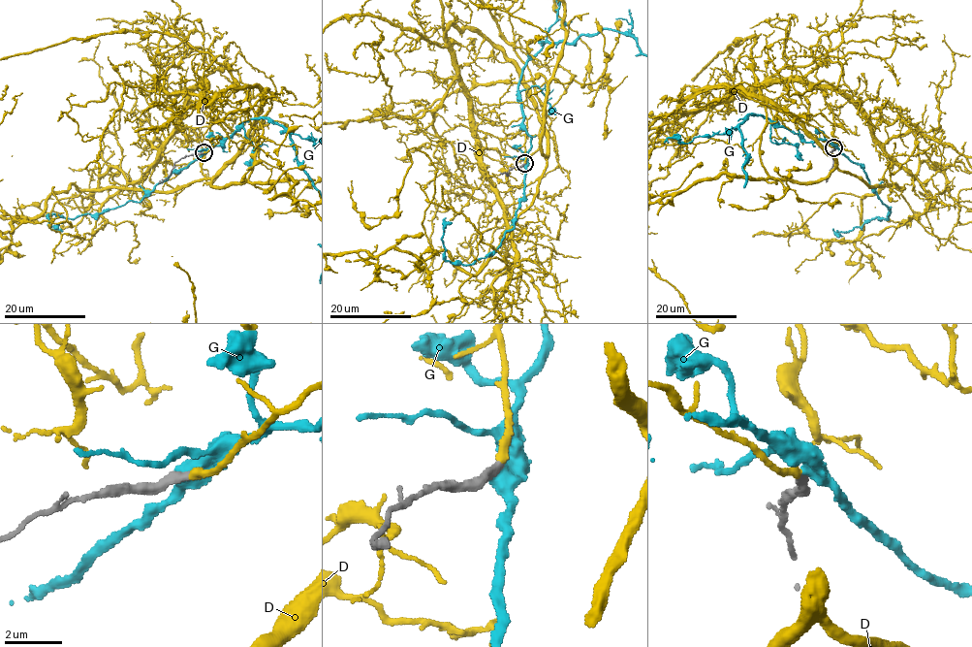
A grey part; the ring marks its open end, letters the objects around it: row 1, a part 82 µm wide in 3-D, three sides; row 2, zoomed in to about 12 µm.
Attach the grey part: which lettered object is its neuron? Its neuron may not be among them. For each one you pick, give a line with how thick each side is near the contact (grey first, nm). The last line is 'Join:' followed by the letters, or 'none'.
D: Thickness 360 nm (grey) against 320 nm
Join: D

